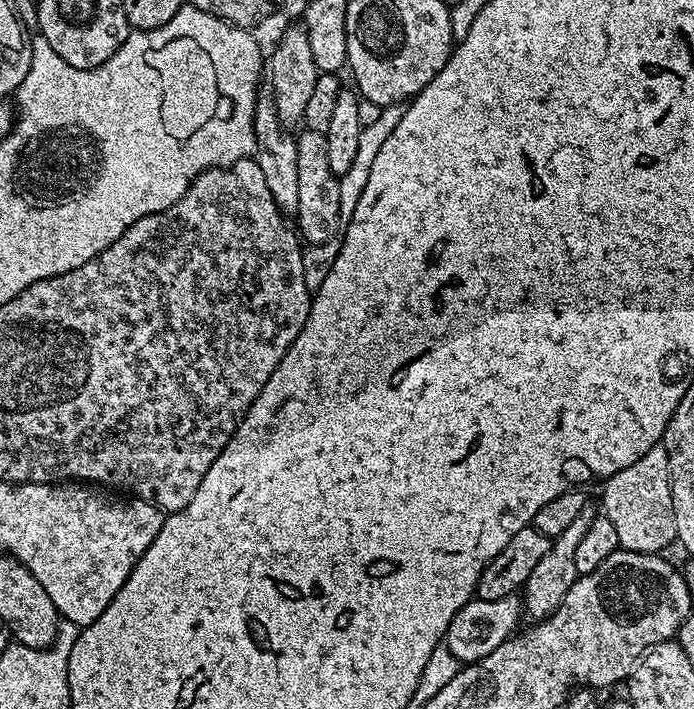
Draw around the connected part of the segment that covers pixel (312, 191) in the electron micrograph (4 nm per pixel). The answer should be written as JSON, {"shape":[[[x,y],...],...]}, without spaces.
{"shape":[[[307,130],[301,131],[301,133],[296,136],[296,145],[298,146],[298,210],[294,214],[294,224],[305,245],[330,242],[337,239],[342,232],[340,203],[338,202],[340,181],[334,174],[334,170],[330,170],[330,162],[327,161],[325,133]]]}

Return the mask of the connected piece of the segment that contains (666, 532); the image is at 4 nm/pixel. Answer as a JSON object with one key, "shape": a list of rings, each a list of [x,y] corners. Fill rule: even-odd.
{"shape":[[[663,443],[646,450],[646,454],[642,454],[642,458],[634,462],[634,466],[626,466],[626,470],[618,470],[618,474],[609,476],[603,481],[602,488],[602,515],[610,518],[623,551],[660,554],[665,551],[663,548],[677,543],[672,475]]]}

